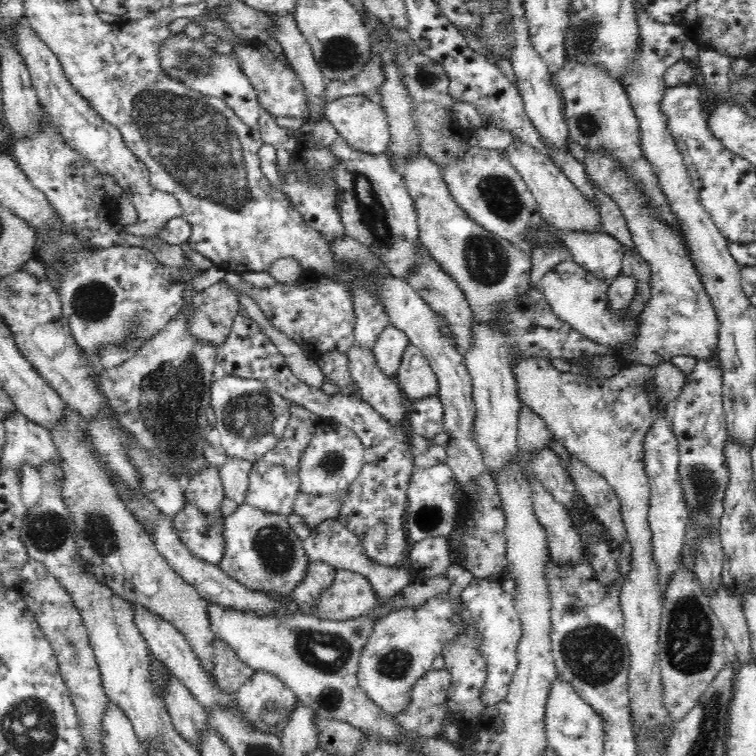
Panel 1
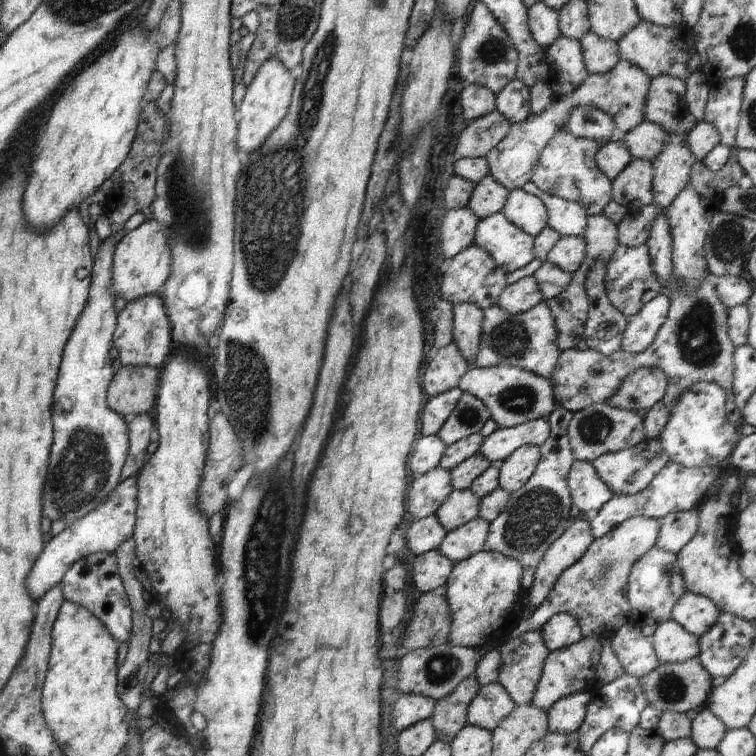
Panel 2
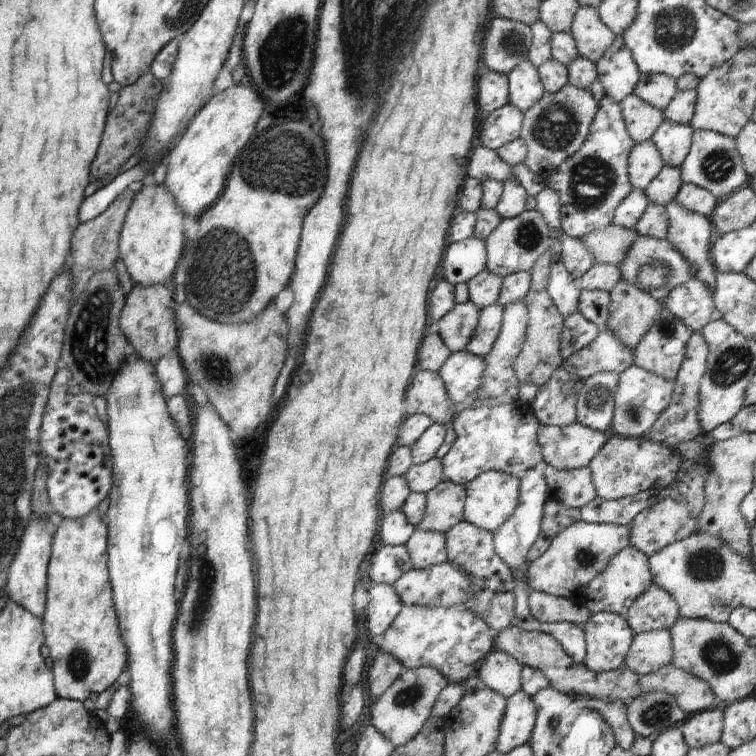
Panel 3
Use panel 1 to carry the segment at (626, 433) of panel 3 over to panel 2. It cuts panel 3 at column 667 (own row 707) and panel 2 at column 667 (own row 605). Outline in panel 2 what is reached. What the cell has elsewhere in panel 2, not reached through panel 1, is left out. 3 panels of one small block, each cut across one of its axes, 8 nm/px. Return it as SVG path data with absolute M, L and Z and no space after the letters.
M696 382L677 396L669 419L657 438L668 454L670 462L688 468L719 466L725 467L732 448L741 439L740 432L726 418L726 393L717 384Z

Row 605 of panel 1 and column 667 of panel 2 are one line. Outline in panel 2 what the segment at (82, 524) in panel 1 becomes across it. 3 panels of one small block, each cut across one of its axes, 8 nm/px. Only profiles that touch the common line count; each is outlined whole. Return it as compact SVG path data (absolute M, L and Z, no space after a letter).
M669 134L664 150L653 164L654 204L664 210L689 185L691 166L697 161L688 150L687 134Z

